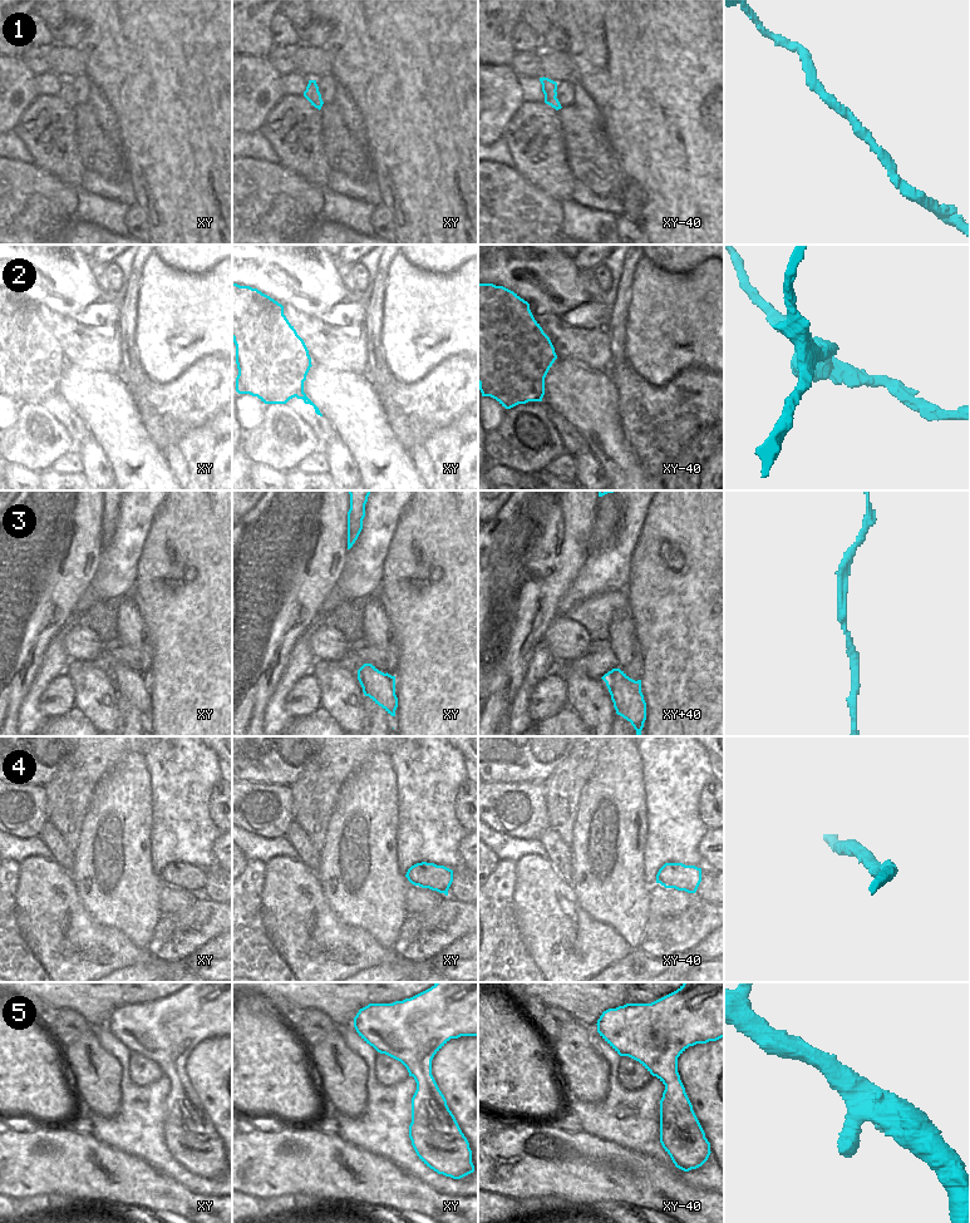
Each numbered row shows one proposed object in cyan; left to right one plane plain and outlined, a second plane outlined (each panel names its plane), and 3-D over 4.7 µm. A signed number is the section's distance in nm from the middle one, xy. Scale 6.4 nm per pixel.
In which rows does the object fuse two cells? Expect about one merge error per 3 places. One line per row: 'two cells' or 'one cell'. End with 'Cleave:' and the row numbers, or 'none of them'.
1: one cell
2: two cells
3: one cell
4: one cell
5: one cell
Cleave: 2

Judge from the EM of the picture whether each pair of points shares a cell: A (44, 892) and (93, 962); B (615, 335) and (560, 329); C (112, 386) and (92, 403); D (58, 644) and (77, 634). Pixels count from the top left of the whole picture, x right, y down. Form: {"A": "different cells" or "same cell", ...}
{"A": "same cell", "B": "different cells", "C": "same cell", "D": "different cells"}

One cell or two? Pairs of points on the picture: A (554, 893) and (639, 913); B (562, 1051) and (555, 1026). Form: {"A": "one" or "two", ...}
{"A": "two", "B": "two"}

